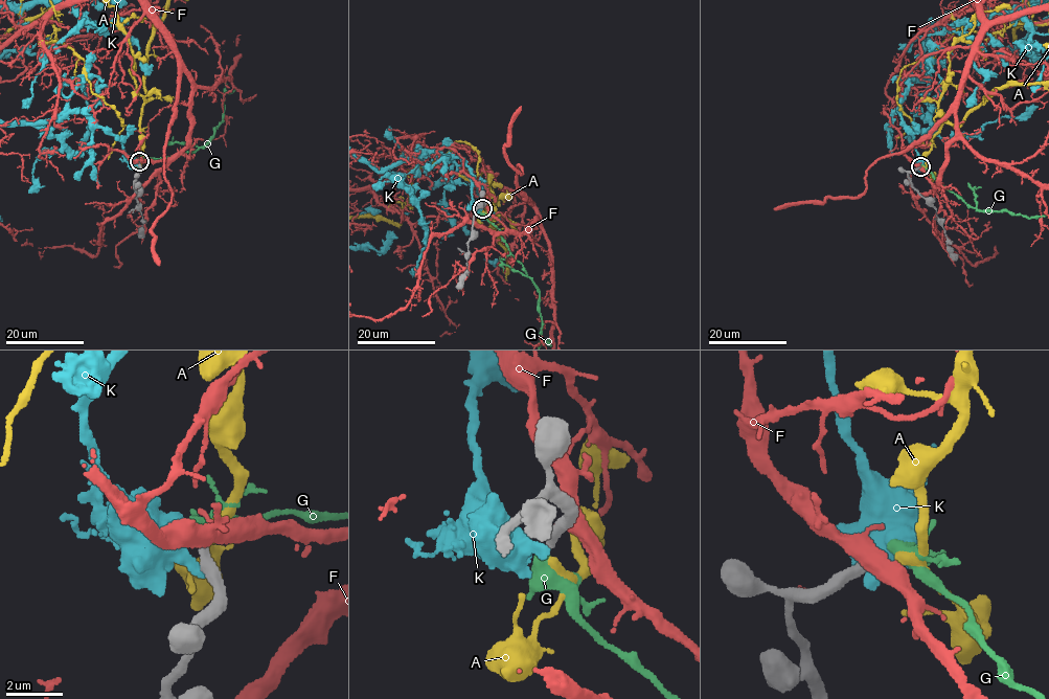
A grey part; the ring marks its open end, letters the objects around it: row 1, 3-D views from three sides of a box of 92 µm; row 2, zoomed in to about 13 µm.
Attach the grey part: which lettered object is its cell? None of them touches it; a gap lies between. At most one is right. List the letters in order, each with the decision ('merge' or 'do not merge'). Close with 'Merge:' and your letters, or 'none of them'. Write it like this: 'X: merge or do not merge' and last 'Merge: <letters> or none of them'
A: merge
F: do not merge
G: do not merge
K: do not merge
Merge: A

